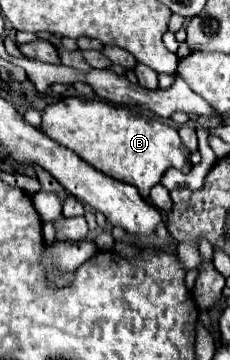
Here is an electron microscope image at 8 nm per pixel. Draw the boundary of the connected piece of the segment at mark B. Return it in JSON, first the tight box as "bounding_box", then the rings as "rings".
{"bounding_box":[43,96,191,198],"rings":[[[69,96],[43,110],[43,132],[71,148],[103,174],[137,186],[143,198],[149,198],[149,190],[159,184],[167,168],[179,168],[183,172],[189,172],[191,168],[191,152],[181,142],[175,126],[149,118],[127,106]]]}

